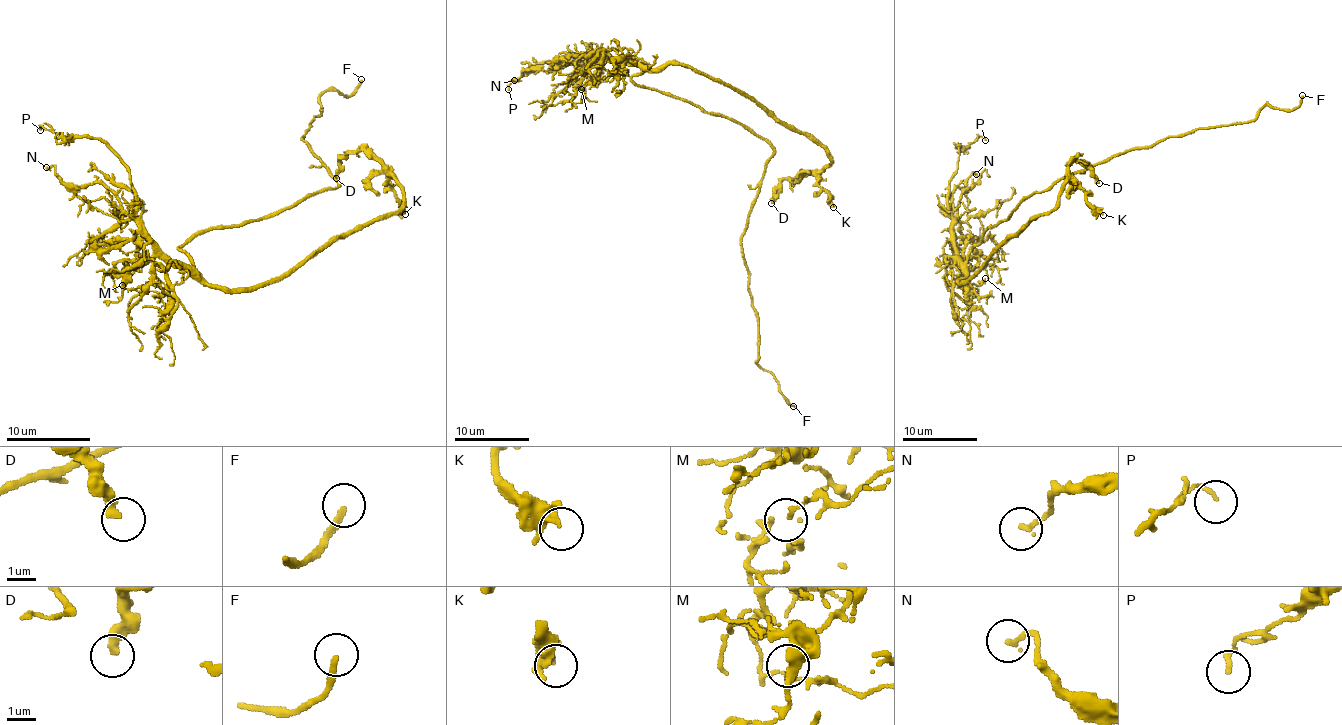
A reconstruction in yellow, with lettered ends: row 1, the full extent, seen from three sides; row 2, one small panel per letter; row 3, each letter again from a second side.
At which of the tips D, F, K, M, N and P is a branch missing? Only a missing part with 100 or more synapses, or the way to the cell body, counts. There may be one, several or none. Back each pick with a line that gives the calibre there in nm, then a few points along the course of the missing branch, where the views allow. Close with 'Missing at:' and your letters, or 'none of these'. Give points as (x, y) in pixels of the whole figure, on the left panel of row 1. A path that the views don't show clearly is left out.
F: Thickness 170 nm. Course of what is missing: (361, 79), (361, 56), (390, 21), (386, 8)
Missing at: F

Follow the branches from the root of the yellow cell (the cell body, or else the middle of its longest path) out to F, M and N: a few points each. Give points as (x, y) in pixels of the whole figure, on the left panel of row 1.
F: (227, 226), (279, 214), (338, 184), (302, 138), (321, 113), (321, 96), (327, 90), (348, 96), (361, 79)
M: (227, 226), (197, 232), (178, 249), (193, 266), (166, 293), (141, 293), (122, 285)
N: (227, 226), (193, 235), (178, 249), (193, 266), (176, 266), (107, 188), (67, 186), (46, 167)

